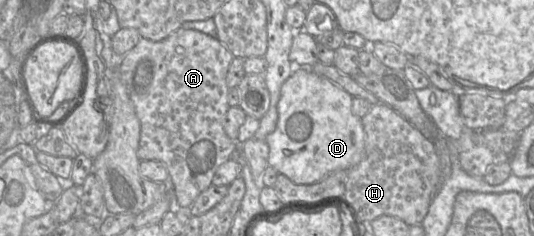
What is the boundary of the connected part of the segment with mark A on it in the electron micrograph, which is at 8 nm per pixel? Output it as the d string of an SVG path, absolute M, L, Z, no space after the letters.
M181 27L161 41L140 38L139 42L130 51L119 59L120 75L140 122L140 141L137 157L140 161L161 161L166 165L169 172L169 186L175 195L175 206L190 208L198 195L212 185L212 179L216 170L228 161L231 153L237 149L237 141L229 138L223 128L223 120L230 107L228 104L229 88L226 83L226 76L233 58L232 53L216 37L211 37L198 30Z

